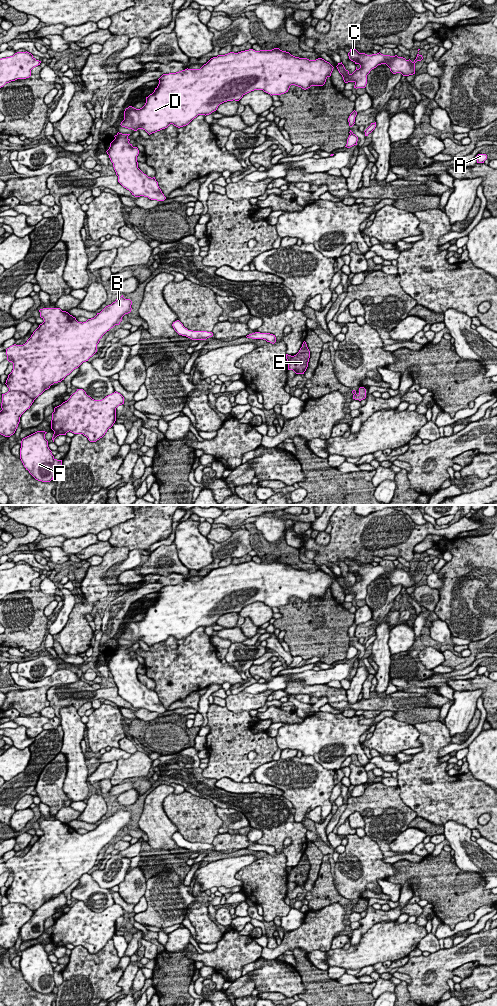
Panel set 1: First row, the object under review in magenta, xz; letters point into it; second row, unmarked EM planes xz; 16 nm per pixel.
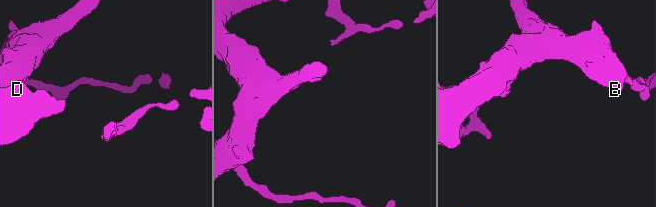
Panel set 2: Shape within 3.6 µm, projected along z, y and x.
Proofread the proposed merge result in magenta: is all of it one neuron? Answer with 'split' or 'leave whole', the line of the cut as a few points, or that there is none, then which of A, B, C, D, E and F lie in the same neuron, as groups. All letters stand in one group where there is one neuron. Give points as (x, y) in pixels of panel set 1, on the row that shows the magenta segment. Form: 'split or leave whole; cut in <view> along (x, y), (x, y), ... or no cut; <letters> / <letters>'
split; cut in xz along (292, 356), (288, 363); A B C D F / E

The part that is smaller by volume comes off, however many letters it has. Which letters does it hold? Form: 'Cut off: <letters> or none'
Cut off: E

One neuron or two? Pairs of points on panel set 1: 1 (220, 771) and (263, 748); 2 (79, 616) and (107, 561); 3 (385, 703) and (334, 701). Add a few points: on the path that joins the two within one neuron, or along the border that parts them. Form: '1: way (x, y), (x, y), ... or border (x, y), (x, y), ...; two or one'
1: way (231, 760), (244, 747), (252, 747); one
2: way (89, 602), (96, 575); one
3: way (372, 703), (347, 705); one

